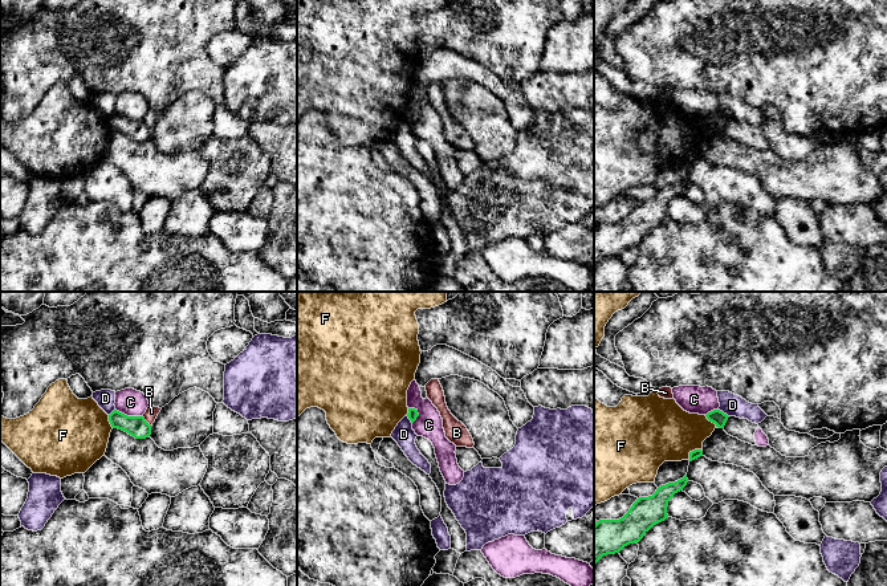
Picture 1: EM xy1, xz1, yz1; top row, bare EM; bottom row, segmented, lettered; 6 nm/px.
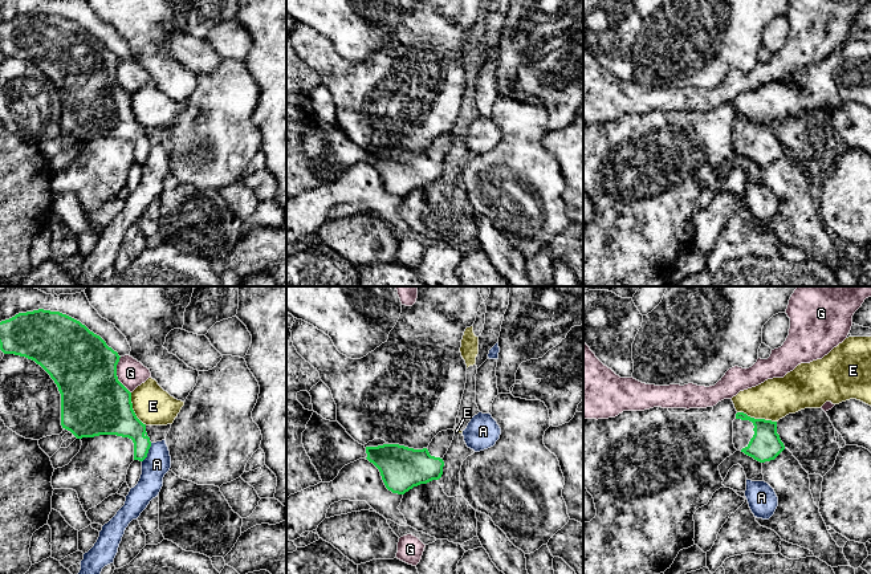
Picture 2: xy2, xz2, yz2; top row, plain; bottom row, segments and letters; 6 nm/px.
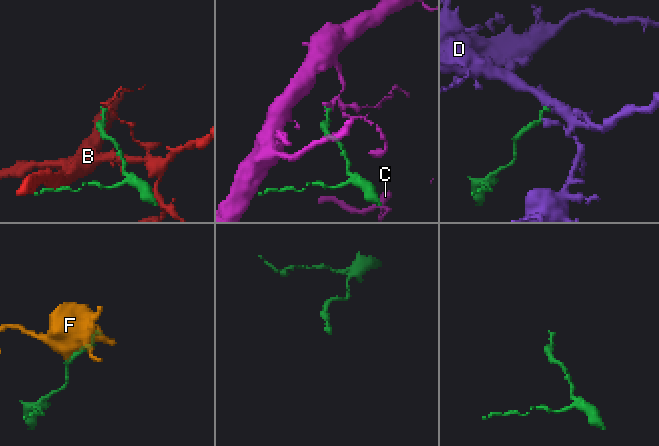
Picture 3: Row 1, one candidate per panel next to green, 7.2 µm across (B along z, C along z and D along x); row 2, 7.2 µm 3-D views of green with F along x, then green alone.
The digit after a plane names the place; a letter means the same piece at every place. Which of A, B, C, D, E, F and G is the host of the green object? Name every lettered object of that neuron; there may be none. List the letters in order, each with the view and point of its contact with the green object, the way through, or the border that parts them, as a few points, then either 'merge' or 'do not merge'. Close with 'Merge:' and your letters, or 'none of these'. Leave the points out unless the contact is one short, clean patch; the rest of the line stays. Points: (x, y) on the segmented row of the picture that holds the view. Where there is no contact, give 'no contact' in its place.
A: meets green in xy2 at (147, 452); border along xy2 (151, 443), (147, 456), (142, 461); do not merge
B: meets green in xy1 at (146, 422); border along xy1 (142, 416), (150, 426); do not merge
C: meets green in xy1 at (129, 416); border along xy1 (116, 409), (127, 415), (142, 416); do not merge
D: meets green in yz1 at (723, 412); border along yz1 (719, 409), (728, 416); do not merge
E: meets green in yz2 at (757, 419); border along yz2 (737, 411), (776, 422); do not merge
F: meets green in yz1 at (692, 451); do not merge
G: meets green in xy2 at (116, 375); do not merge
Merge: none of these

